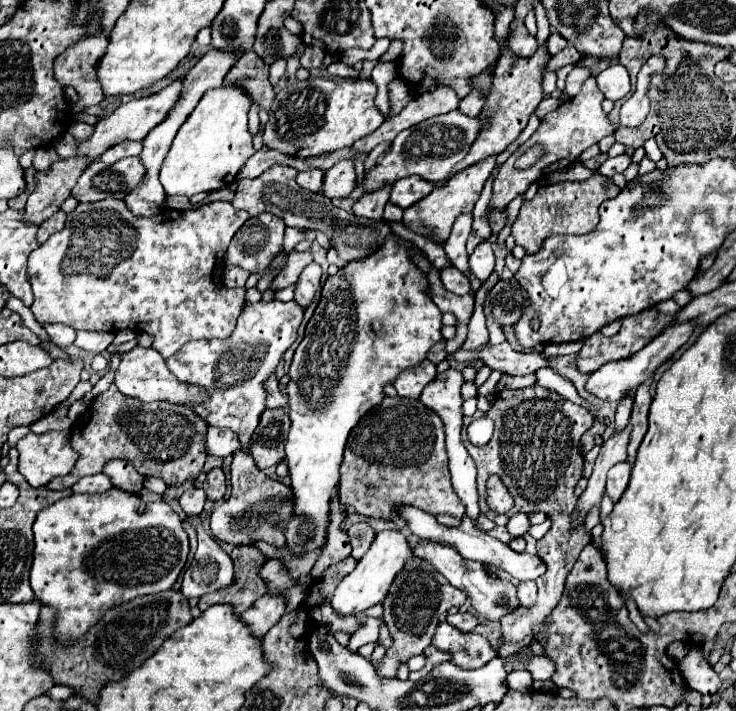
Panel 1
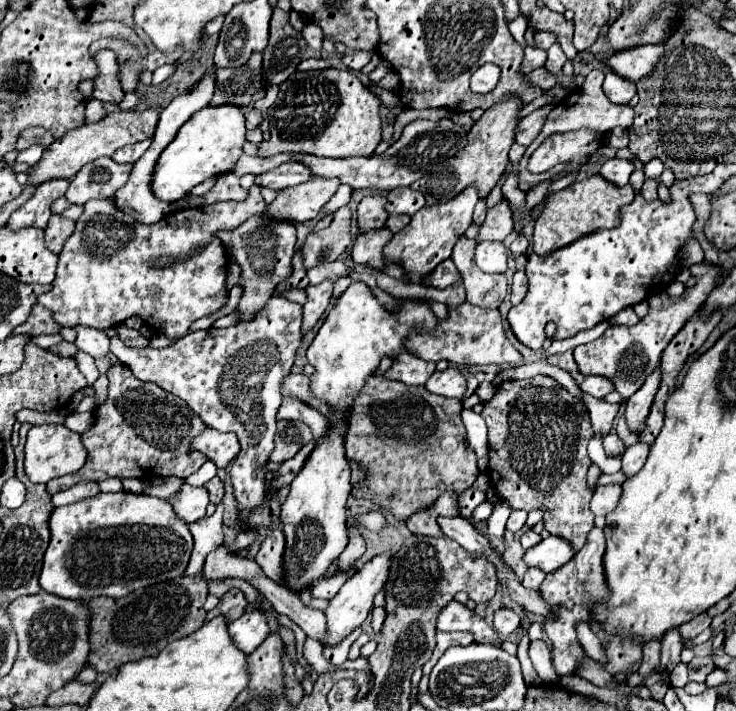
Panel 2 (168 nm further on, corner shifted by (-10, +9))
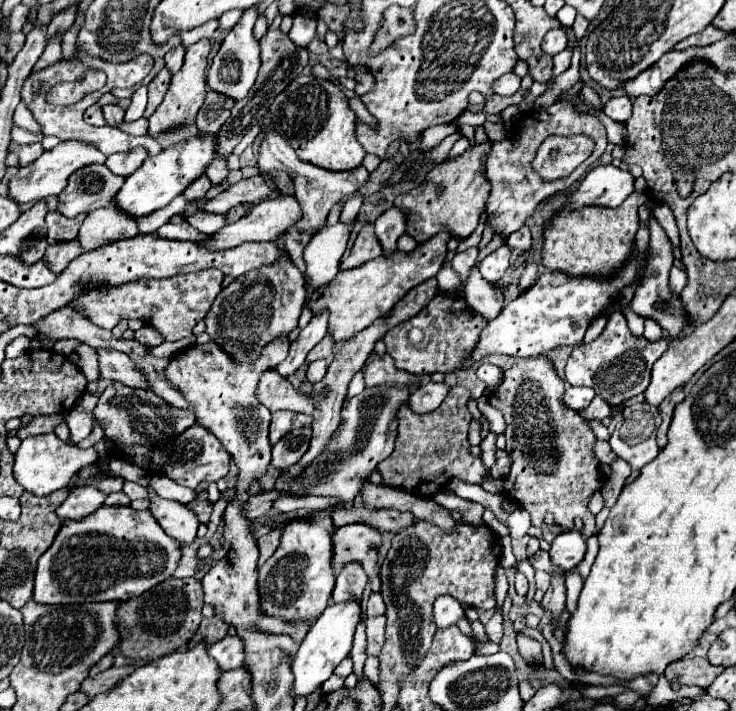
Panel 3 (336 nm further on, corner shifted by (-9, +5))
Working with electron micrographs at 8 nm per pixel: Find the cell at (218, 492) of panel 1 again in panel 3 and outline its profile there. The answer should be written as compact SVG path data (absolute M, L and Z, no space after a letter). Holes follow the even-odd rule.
M200 491L200 493L198 493L198 497L196 497L194 501L190 501L190 503L188 503L188 507L196 511L196 515L198 515L200 523L208 523L210 513L212 513L212 501L208 499L208 491Z

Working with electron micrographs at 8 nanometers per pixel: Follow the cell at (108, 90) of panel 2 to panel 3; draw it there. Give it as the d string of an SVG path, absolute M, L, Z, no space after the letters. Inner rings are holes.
M112 103L112 105L104 105L104 107L102 107L102 113L104 113L108 125L112 125L112 127L120 125L120 121L124 119L124 111L122 111L118 105L114 105L114 103Z

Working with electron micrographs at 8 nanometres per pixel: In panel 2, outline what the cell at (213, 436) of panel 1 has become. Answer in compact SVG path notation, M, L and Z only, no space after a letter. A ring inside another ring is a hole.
M207 427L203 433L199 433L193 443L191 451L199 451L207 455L209 461L213 461L219 469L227 467L239 453L239 441L235 433L219 433L211 427Z

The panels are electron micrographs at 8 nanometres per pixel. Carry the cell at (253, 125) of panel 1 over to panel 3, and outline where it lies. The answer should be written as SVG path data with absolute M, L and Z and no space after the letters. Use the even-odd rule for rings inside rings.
M222 155L222 159L216 157L216 159L206 167L206 175L208 175L208 179L210 179L214 185L218 185L218 183L222 183L224 179L228 179L230 169L228 169L226 161L228 161L228 155Z

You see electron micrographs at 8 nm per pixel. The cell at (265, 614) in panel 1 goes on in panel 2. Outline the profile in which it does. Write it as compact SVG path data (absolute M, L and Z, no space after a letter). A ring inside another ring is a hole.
M257 609L247 611L243 617L233 621L227 629L229 629L231 641L235 643L235 647L239 647L239 651L243 651L245 655L255 651L269 635L265 615Z

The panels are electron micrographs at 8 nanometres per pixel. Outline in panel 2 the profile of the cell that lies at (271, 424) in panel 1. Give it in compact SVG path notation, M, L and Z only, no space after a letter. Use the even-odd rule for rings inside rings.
M277 421L275 451L271 453L273 463L283 463L291 459L303 445L313 439L311 429L301 421Z

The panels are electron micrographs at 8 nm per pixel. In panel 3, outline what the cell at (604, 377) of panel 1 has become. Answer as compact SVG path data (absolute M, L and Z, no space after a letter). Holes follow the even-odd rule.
M568 387L564 393L564 403L568 407L574 407L576 411L582 411L588 407L588 403L594 399L594 389L592 387Z

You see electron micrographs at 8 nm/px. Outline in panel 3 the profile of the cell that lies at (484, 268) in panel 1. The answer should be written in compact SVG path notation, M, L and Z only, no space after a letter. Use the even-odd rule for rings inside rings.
M502 245L500 249L496 249L488 257L484 257L478 263L478 269L486 281L498 281L510 267L508 261L510 261L510 249L506 245Z

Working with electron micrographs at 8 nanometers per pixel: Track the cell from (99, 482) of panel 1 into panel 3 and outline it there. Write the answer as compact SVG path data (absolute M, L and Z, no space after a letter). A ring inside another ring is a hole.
M94 485L76 487L70 491L66 501L56 509L60 519L82 519L96 511L106 499L106 493L98 491Z

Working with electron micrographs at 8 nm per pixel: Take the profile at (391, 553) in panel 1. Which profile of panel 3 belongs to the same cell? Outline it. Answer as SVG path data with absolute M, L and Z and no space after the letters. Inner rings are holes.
M348 599L344 603L330 603L324 613L318 617L318 621L310 627L306 639L302 641L296 659L292 661L292 673L294 673L294 695L308 695L316 687L320 687L336 669L336 665L350 653L352 639L356 625L362 617L362 603L360 599Z

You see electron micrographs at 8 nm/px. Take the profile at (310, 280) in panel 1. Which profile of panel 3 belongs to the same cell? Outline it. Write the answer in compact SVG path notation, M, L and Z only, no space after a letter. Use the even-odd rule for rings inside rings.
M320 311L316 313L310 323L300 331L300 335L296 337L296 341L290 345L290 353L286 357L284 363L280 363L280 367L276 367L276 371L284 377L288 377L290 373L294 373L306 359L306 355L310 353L310 349L322 341L322 337L326 335L328 331L328 317L330 317L330 311Z

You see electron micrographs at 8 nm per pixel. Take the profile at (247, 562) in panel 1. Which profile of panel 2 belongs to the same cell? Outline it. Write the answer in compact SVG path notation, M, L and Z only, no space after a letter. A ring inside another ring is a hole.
M231 589L229 593L225 593L225 595L221 597L219 605L217 605L213 611L209 611L209 613L207 613L207 621L209 621L209 619L213 619L213 617L223 615L227 623L233 623L235 619L239 619L239 617L243 615L245 605L247 605L247 601L245 601L243 593L241 593L239 589Z

